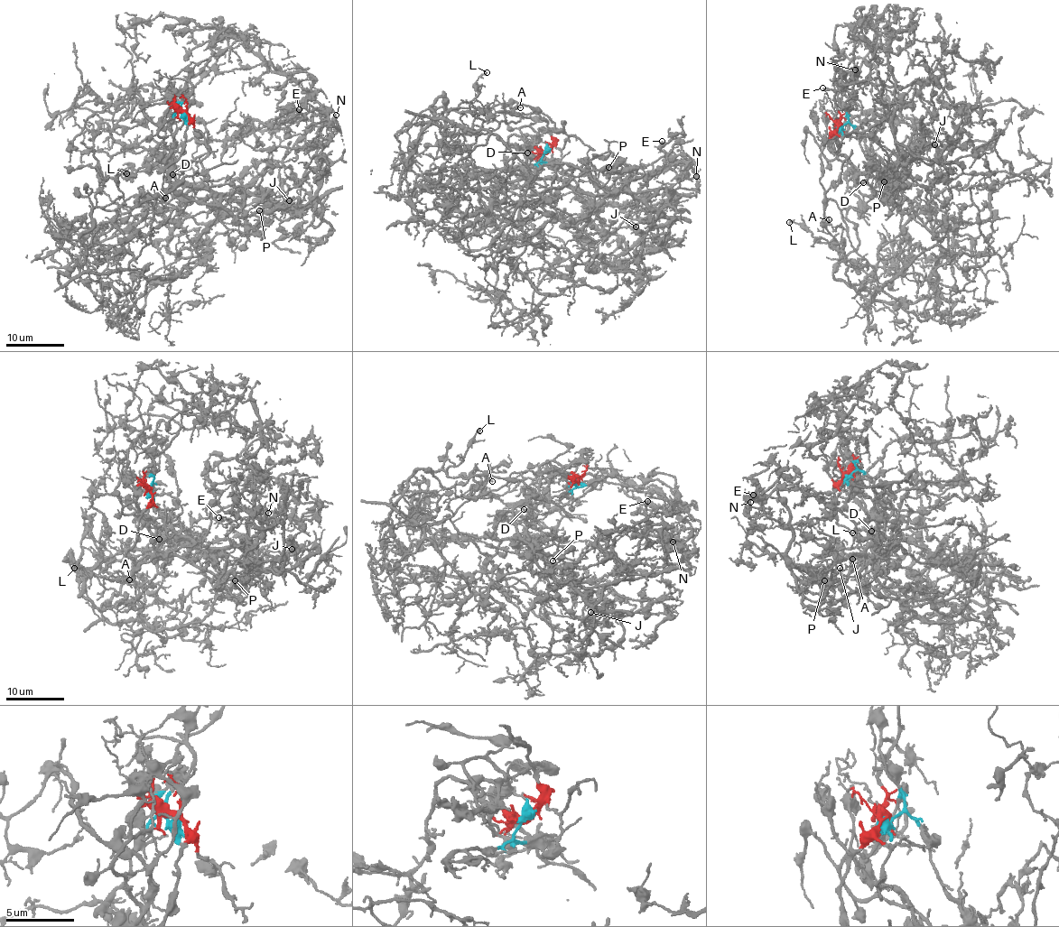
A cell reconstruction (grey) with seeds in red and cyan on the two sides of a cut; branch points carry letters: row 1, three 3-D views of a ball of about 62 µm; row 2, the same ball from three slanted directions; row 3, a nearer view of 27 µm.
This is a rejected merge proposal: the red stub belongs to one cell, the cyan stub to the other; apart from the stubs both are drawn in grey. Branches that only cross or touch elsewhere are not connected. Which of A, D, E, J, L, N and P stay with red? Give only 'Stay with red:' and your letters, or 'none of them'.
Stay with red: A, L

